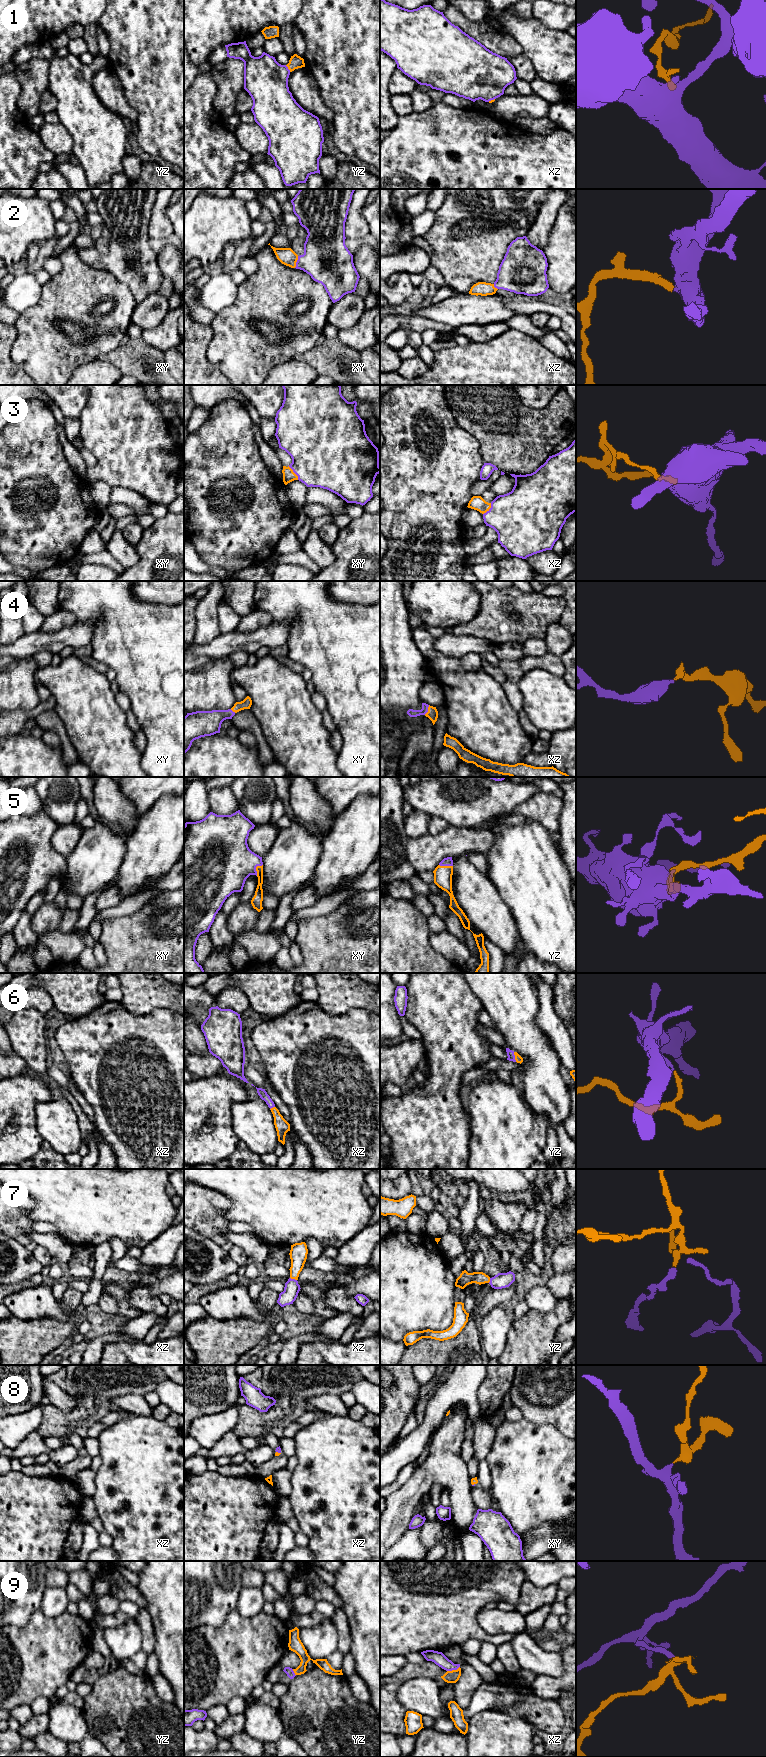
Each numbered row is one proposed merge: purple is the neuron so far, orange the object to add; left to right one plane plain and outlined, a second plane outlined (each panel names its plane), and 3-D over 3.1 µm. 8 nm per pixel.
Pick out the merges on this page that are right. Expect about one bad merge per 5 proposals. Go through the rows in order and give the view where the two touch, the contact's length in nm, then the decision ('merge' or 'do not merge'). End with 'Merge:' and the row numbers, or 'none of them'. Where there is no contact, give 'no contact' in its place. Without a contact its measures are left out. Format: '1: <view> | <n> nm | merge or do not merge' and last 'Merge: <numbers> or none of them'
1: yz | 70 nm | merge
2: xy | 100 nm | merge
3: xy | 140 nm | merge
4: xz | 90 nm | merge
5: xy | 110 nm | merge
6: yz | 80 nm | merge
7: xz | 60 nm | merge
8: xz | 40 nm | merge
9: xz | 110 nm | do not merge
Merge: 1, 2, 3, 4, 5, 6, 7, 8

